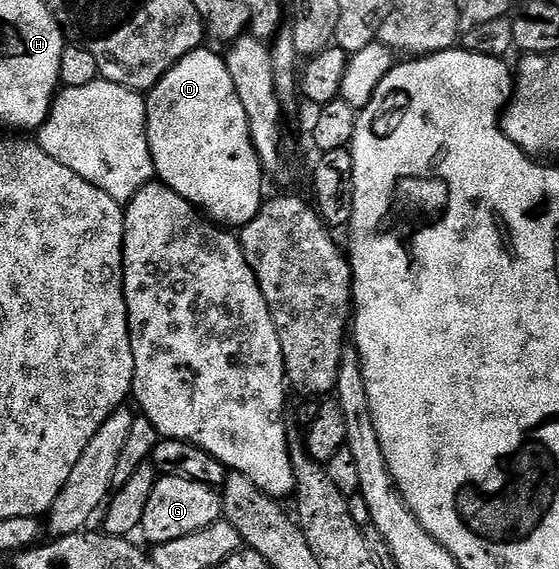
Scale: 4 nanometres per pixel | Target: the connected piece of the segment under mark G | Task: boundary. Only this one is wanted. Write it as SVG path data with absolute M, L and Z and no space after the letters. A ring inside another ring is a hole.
M164 474L157 479L139 527L139 531L144 532L150 543L160 546L167 545L168 541L178 536L194 534L225 515L226 500L221 489L219 492L218 489L211 488L206 481L195 480L192 476L172 475L176 474Z

